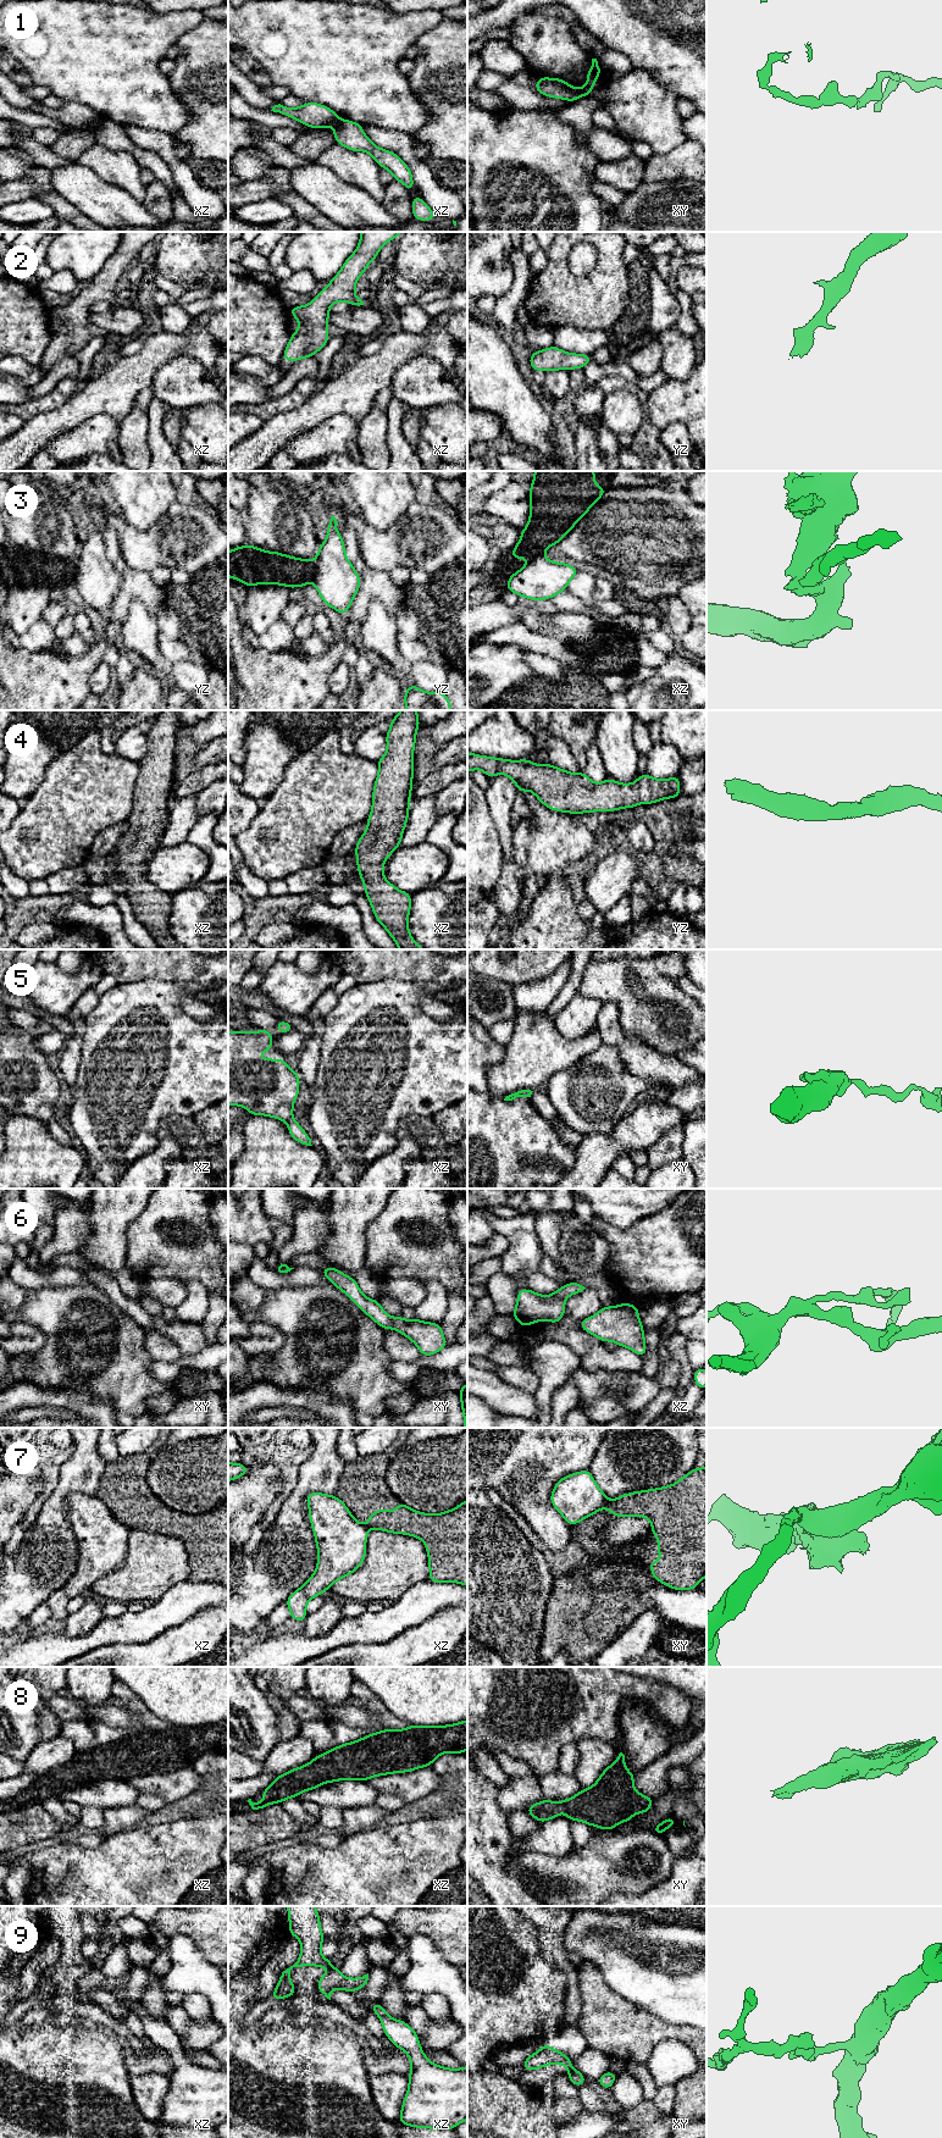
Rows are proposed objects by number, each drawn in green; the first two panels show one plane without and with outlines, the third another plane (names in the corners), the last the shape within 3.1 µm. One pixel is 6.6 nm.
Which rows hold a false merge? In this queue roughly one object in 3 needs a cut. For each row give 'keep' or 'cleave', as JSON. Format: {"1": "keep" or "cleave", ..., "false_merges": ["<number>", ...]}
{"1": "cleave", "2": "keep", "3": "cleave", "4": "keep", "5": "keep", "6": "keep", "7": "cleave", "8": "keep", "9": "cleave", "false_merges": ["1", "3", "7", "9"]}

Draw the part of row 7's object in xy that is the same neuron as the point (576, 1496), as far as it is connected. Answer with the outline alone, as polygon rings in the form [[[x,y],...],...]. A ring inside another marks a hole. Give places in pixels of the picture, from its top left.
[[[589,1469],[565,1475],[550,1495],[553,1507],[571,1527],[599,1512],[606,1500]]]

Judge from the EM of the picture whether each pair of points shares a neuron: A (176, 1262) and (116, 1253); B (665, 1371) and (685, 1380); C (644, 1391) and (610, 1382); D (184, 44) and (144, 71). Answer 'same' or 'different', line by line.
A: different
B: different
C: same
D: different

